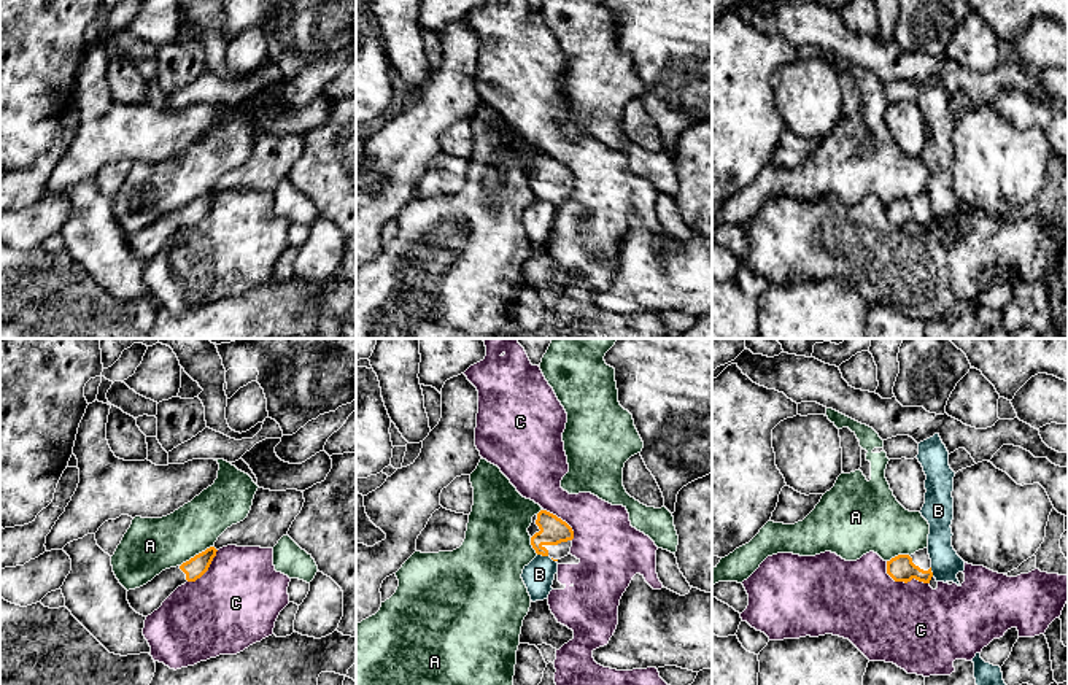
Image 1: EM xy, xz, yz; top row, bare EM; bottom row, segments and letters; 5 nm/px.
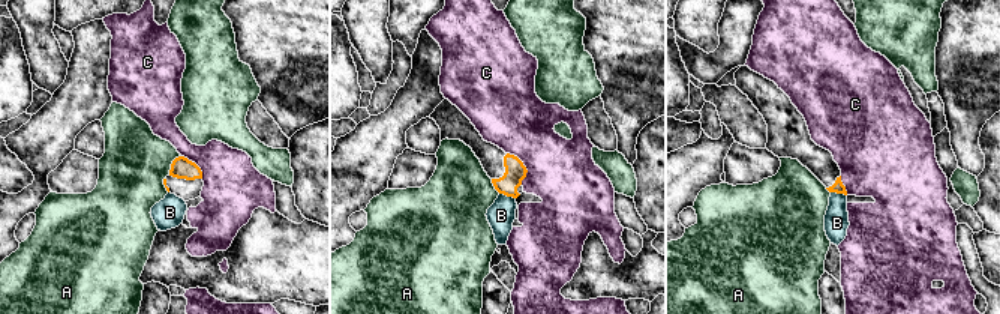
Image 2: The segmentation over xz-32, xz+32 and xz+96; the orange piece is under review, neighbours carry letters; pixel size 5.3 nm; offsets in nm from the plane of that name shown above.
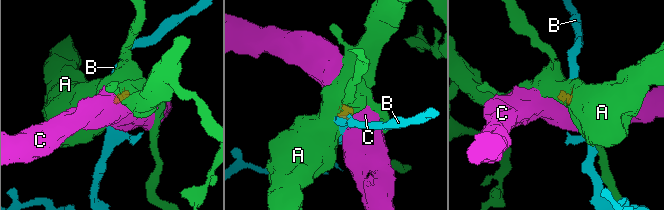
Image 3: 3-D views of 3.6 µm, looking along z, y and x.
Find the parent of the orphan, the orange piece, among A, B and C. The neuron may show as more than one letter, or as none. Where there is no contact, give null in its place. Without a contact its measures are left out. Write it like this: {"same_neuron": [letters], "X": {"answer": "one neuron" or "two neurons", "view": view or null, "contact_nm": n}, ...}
{"same_neuron": [], "A": {"answer": "two neurons", "view": "xy", "contact_nm": 200}, "B": {"answer": "two neurons", "view": "xz", "contact_nm": 60}, "C": {"answer": "two neurons", "view": "yz", "contact_nm": 260}}

